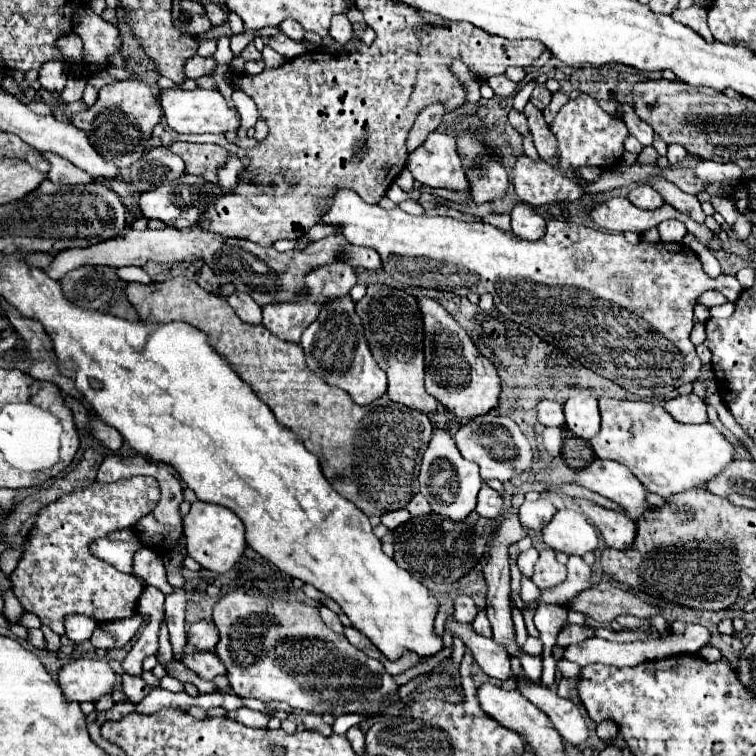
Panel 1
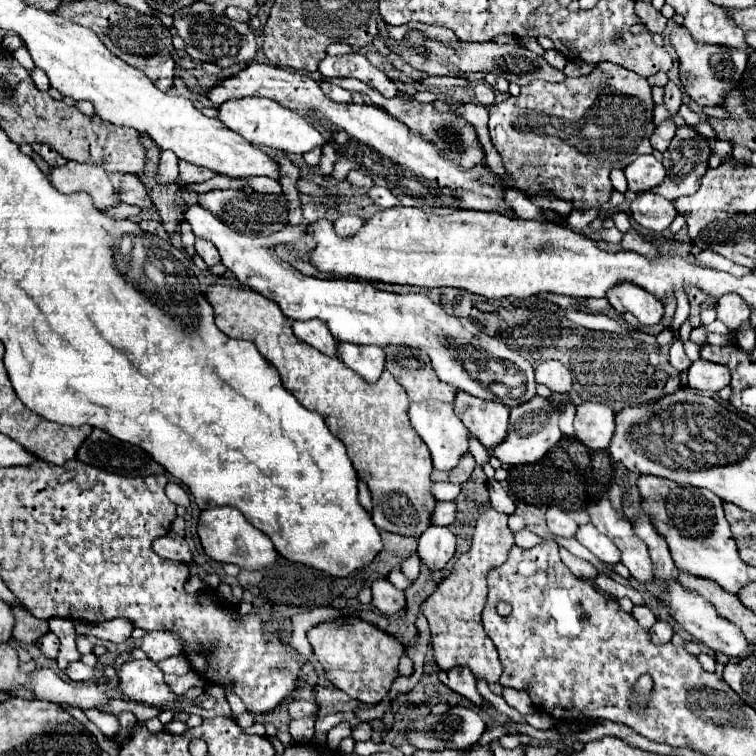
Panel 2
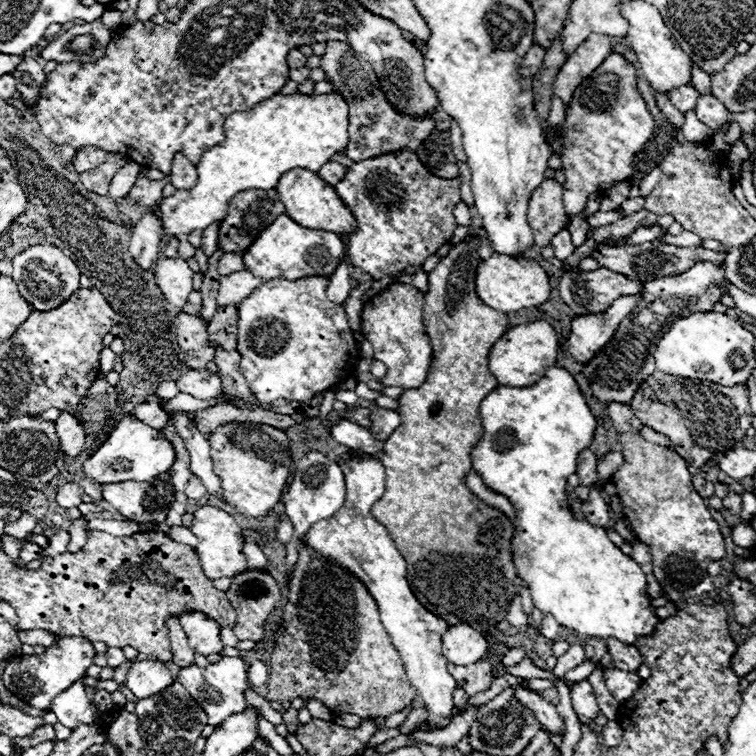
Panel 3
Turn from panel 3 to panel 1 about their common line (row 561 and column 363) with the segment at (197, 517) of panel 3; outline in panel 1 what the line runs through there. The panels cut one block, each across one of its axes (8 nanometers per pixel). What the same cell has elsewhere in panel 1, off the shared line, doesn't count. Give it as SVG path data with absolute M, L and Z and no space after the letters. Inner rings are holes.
M336 188L328 200L332 200L332 204L324 210L322 224L340 228L344 238L352 244L374 248L382 258L384 272L396 282L446 290L460 296L470 292L490 292L494 296L496 310L504 318L524 324L546 342L566 350L582 366L592 368L596 374L616 382L642 400L664 396L698 378L702 362L690 342L696 298L702 292L716 288L734 302L742 292L742 286L734 276L720 276L716 280L708 278L698 256L686 244L630 244L622 234L600 232L558 218L548 220L544 238L528 242L484 222L468 224L450 216L412 216L398 206L384 210L376 204L364 202L348 188Z

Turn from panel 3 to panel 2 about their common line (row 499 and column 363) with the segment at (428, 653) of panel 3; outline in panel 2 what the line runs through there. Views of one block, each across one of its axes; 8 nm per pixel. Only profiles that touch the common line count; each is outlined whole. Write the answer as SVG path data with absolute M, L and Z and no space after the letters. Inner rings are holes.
M340 342L338 356L366 382L376 382L384 372L384 350L380 346L358 346Z

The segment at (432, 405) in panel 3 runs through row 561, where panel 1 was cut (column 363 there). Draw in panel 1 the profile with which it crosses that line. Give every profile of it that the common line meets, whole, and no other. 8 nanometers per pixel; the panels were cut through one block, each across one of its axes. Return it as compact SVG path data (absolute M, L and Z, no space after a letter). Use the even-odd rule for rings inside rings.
M178 276L170 278L166 282L152 282L152 284L128 284L126 296L130 304L138 310L140 320L156 320L156 322L174 322L184 320L202 332L210 336L210 344L230 360L230 364L238 370L242 380L252 384L252 388L258 392L258 396L270 406L276 420L282 426L292 428L306 448L320 458L322 472L326 480L332 484L332 488L344 496L346 500L354 502L366 516L382 516L386 512L404 508L414 494L418 494L418 468L420 458L430 442L432 436L432 422L426 414L394 404L386 396L360 406L348 396L344 390L326 384L320 374L314 374L304 360L304 350L300 344L284 342L270 334L262 324L252 326L242 322L236 312L228 306L228 302L208 290L204 290L200 284Z

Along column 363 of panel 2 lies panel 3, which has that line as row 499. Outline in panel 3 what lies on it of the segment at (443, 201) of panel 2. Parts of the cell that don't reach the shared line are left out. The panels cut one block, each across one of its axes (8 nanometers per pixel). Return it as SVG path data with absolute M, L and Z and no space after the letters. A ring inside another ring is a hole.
M158 474L150 482L102 484L102 498L126 520L164 522L168 504L174 498L174 486L168 474Z

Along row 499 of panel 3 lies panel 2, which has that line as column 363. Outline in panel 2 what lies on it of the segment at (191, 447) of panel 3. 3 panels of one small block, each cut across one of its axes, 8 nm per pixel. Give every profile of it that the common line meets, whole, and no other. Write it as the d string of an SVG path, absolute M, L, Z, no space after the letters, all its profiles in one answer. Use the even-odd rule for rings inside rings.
M344 214L334 222L334 230L336 234L340 234L342 238L348 238L352 234L356 234L360 230L360 226L364 224L364 220L358 214Z

